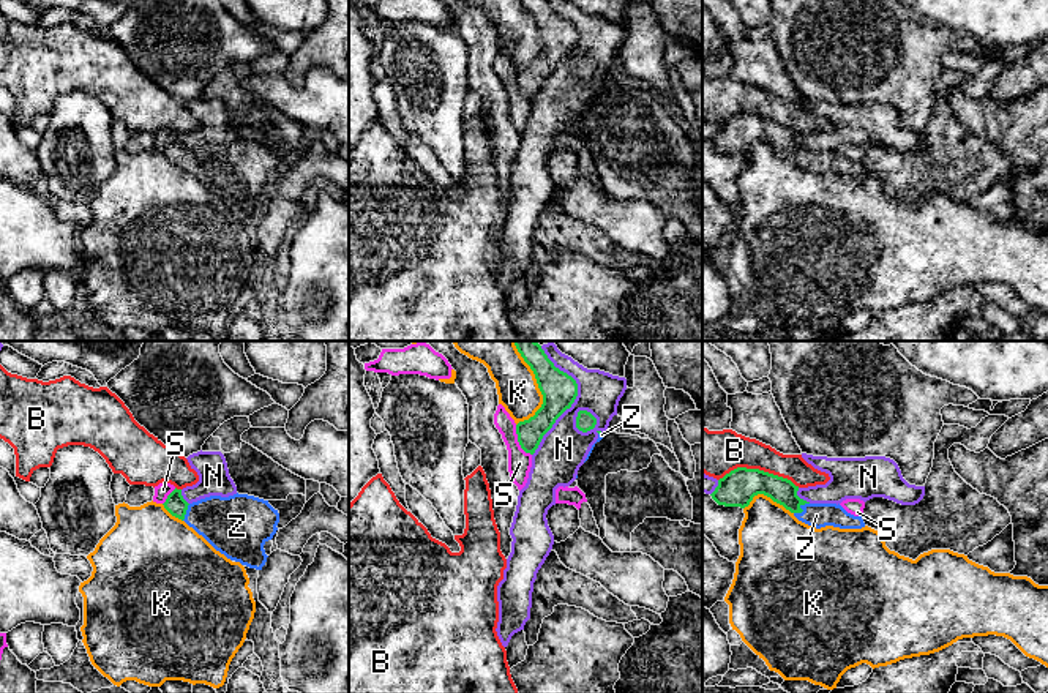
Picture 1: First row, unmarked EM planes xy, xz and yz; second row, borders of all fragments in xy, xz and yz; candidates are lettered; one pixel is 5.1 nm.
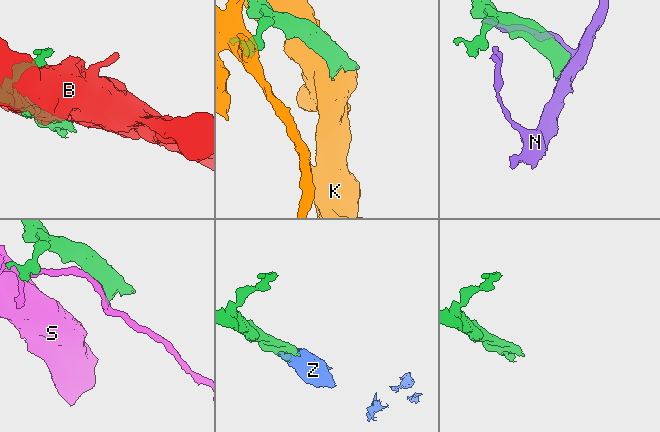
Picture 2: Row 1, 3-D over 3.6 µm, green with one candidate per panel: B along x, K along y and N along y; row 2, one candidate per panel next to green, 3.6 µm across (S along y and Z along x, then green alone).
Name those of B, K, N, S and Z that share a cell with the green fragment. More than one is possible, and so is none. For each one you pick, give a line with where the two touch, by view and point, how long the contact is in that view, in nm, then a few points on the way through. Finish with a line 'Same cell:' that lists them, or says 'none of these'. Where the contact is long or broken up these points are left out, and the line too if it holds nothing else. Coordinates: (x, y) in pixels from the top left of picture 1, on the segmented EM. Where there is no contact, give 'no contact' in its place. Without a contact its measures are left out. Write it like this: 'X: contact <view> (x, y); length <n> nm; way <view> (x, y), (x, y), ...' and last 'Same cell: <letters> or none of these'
Z: contact yz (800, 509); length 100 nm
Same cell: Z

